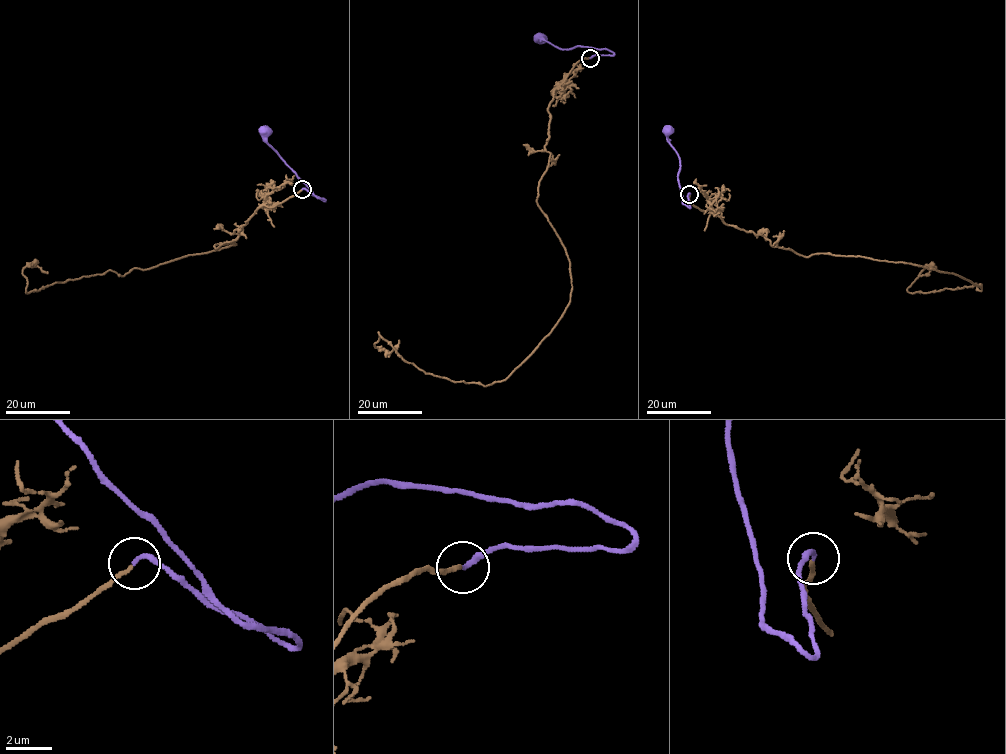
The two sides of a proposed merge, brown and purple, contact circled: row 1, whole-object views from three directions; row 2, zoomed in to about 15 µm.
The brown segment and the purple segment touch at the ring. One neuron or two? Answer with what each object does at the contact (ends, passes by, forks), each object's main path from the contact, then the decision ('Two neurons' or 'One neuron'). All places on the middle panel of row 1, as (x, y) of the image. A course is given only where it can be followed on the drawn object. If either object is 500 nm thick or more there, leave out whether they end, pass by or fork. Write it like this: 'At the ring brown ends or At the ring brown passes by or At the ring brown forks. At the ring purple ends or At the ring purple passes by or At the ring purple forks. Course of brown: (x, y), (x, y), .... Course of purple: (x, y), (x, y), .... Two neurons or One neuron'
At the ring brown ends. At the ring purple ends. Course of brown: (590, 58), (554, 92), (538, 185), (569, 261), (562, 317), (485, 386), (374, 345), (399, 340). Course of purple: (590, 58), (613, 54), (605, 49), (577, 46), (561, 49), (539, 35), (538, 37). One neuron

